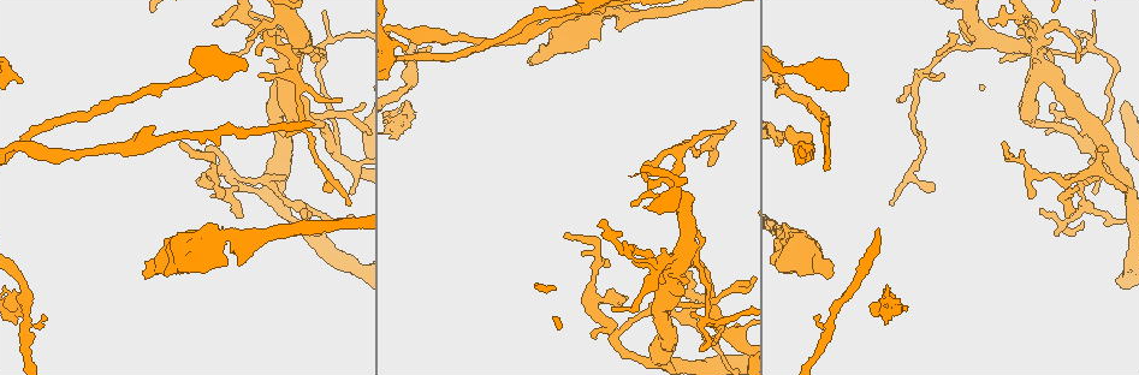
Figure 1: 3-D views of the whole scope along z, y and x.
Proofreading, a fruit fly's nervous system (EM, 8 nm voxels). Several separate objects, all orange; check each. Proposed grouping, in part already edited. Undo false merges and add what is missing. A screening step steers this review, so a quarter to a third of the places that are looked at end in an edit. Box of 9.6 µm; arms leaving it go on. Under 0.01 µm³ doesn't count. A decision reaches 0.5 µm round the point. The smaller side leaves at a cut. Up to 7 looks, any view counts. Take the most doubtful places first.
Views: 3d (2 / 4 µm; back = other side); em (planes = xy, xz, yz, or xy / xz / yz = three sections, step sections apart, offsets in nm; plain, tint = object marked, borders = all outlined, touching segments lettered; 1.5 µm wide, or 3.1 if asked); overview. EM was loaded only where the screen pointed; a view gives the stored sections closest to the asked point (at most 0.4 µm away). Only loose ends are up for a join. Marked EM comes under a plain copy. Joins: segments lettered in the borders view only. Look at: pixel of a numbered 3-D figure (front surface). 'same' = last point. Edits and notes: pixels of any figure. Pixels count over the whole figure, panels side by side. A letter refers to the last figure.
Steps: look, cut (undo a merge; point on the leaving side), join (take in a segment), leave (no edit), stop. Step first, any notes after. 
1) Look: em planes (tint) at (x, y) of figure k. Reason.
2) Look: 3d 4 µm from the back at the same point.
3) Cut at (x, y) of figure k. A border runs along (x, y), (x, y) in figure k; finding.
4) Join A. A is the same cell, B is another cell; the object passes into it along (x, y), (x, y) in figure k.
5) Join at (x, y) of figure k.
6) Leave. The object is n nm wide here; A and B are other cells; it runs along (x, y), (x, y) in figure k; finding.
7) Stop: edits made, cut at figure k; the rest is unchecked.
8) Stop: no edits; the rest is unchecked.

Look: 3d 4 µm from the back at (288, 60) of figure 1. Small branch off a trunk.

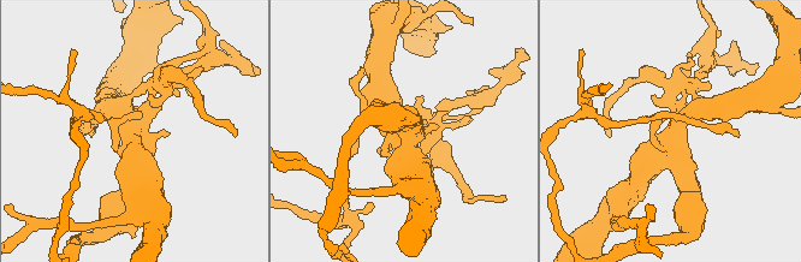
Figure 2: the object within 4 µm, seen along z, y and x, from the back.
Look: em planes (borders) at (677, 128) of figure 2. Now the EM.

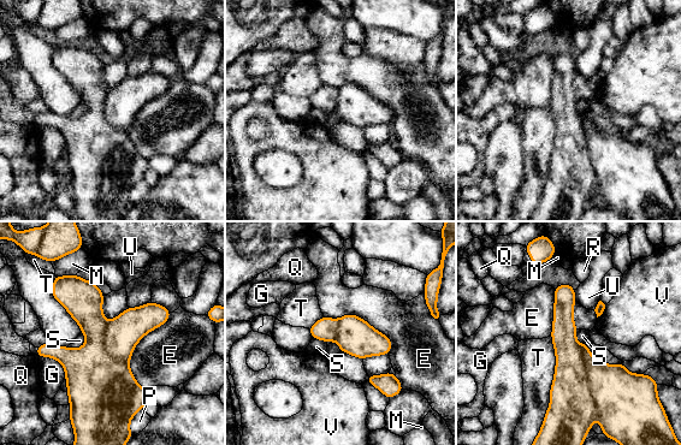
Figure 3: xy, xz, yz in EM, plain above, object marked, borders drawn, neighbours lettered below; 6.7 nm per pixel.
Cut at (572, 410) of figure 3. E, G, M, P, Q, R, S, T, U and V are other cells; a border runs along (578, 344), (587, 368), (597, 414) in figure 3; two neurons meet here.

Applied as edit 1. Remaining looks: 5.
Look: overview.

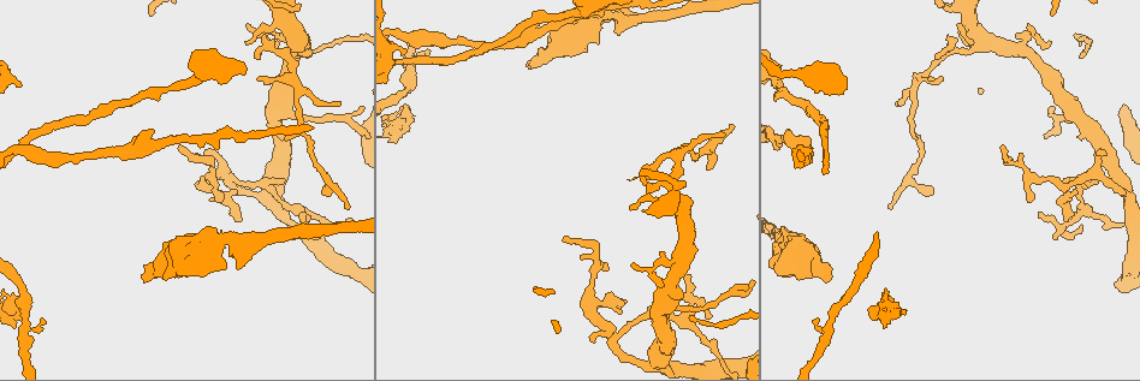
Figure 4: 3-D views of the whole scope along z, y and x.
Look: 3d 2 µm at (1065, 220) of figure 4. Tapers out.

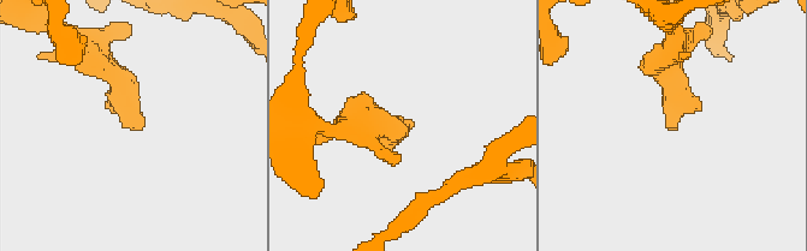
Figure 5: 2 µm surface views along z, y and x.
Look: em xy step 8 (tint) at (139, 130) of figure 5.

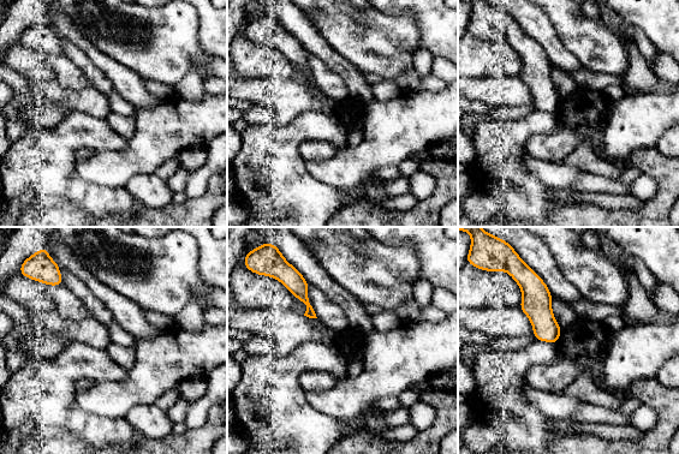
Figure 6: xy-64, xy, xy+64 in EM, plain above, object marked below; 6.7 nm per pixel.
Look: em planes (borders) at the same point.

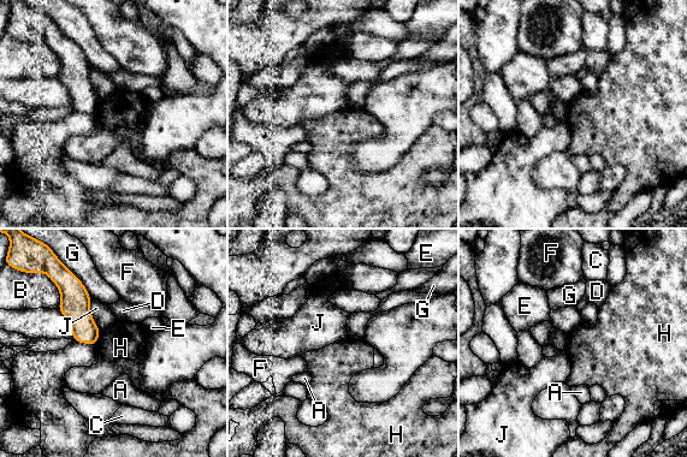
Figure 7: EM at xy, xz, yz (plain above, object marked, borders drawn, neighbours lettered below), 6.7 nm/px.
Leave. The object is 170 nm wide here; A, B, C, D, E, F, G, H and J are other cells; none of them fits.

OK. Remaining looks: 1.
Stop: edits made, cut at figure 3; the rest is unchecked.

